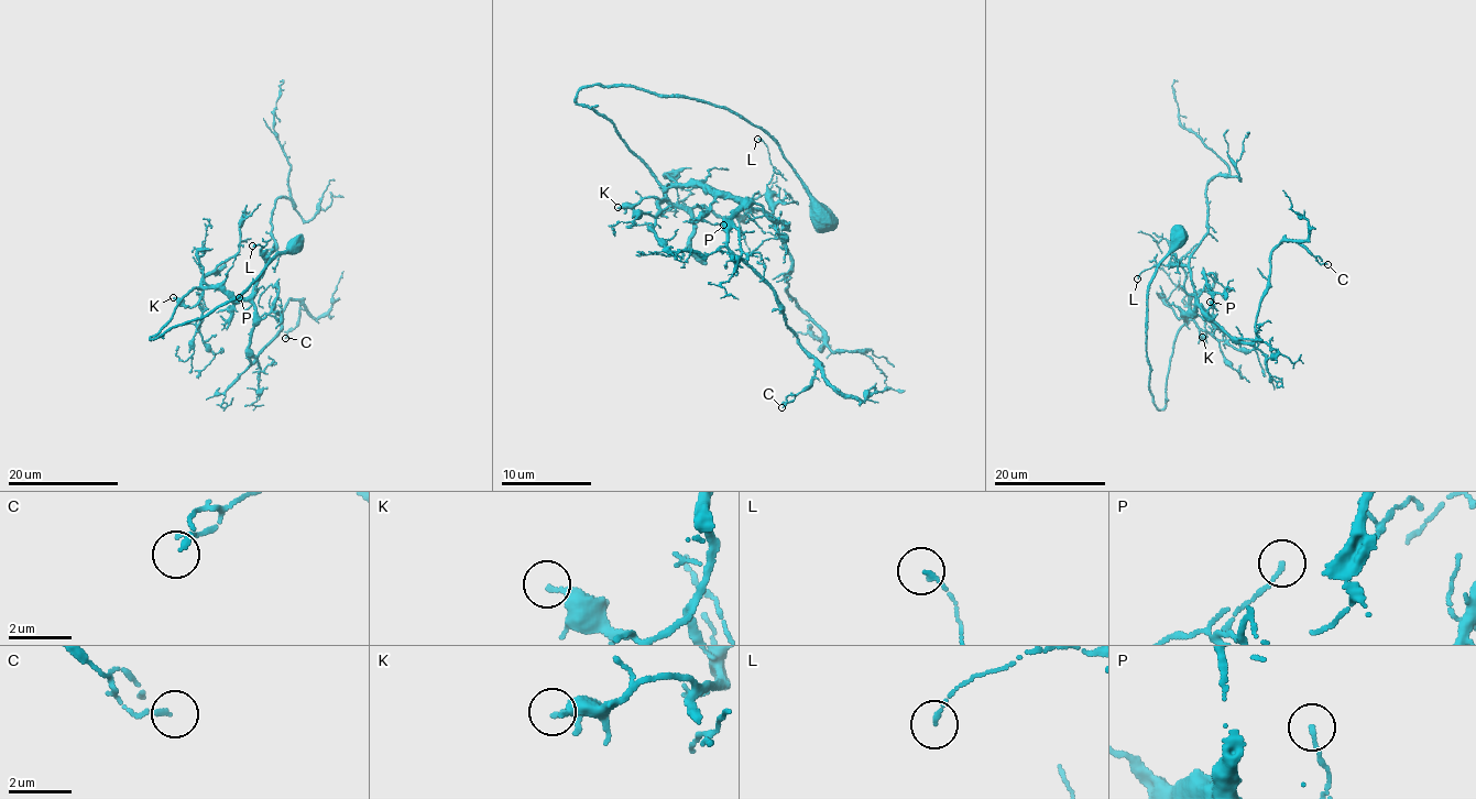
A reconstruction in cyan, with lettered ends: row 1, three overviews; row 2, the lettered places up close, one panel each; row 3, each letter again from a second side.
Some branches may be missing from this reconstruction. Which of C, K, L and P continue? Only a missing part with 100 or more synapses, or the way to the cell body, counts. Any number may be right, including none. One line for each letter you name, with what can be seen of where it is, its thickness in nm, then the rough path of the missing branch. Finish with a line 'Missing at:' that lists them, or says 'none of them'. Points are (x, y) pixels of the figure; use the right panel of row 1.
Missing at: none of them

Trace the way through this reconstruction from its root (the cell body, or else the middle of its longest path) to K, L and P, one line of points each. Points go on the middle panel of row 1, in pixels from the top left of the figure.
K: (698, 186), (669, 186), (665, 198), (655, 197), (618, 207)
L: (698, 186), (731, 194), (752, 210), (772, 211), (766, 184), (774, 167), (767, 146), (757, 139)
P: (698, 186), (714, 198), (701, 217), (713, 225), (723, 225)

